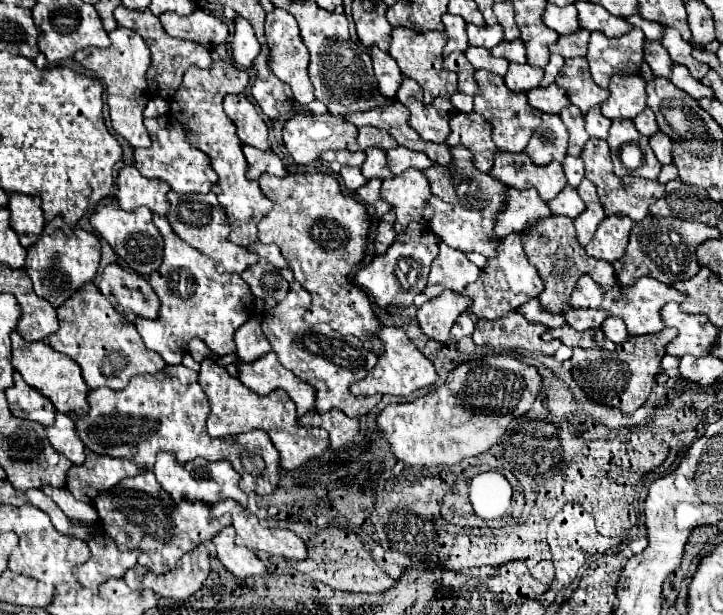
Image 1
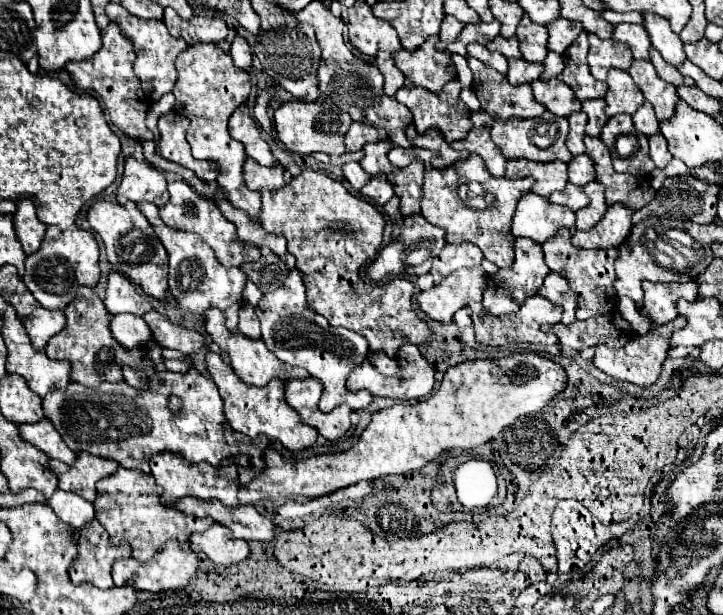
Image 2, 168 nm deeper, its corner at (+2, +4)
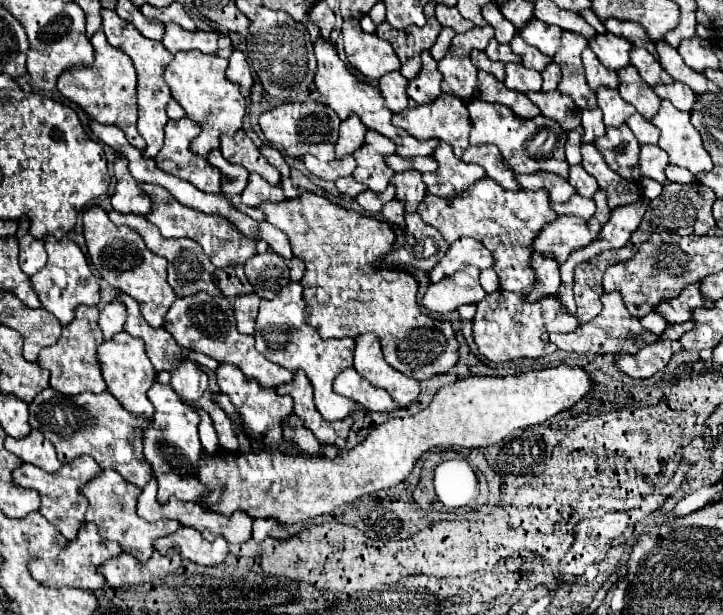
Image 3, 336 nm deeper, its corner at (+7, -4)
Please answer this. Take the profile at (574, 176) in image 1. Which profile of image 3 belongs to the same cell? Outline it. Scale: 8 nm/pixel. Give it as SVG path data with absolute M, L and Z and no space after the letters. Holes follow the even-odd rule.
M571 166L567 180L569 180L571 186L575 186L577 194L585 196L585 198L591 198L597 192L597 188L599 188L597 180L589 172L585 172L583 166Z

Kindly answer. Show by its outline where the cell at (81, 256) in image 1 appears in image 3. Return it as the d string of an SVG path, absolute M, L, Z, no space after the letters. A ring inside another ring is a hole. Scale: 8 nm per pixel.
M45 238L45 248L49 254L49 260L47 260L45 268L41 272L33 274L29 280L31 280L35 294L39 294L39 298L41 298L41 306L45 310L49 310L51 314L55 314L57 320L65 326L73 320L73 310L79 304L93 306L99 302L99 284L97 284L97 278L91 274L87 256L81 252L81 248L73 240Z

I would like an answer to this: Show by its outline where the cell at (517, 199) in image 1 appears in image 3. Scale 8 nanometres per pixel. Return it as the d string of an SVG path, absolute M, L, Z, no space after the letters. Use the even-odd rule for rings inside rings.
M559 216L539 230L539 236L533 238L533 250L551 256L559 264L567 260L567 256L581 246L587 246L599 238L597 234L589 234L587 222L577 216Z

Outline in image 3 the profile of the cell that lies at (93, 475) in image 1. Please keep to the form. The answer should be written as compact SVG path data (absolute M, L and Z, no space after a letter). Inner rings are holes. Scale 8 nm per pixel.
M81 456L69 464L63 464L63 468L59 472L53 472L53 474L49 474L49 472L45 472L33 464L23 464L21 468L17 468L13 472L13 482L21 488L35 488L41 494L39 512L51 524L55 524L67 540L73 540L73 536L77 534L77 530L85 522L85 510L89 504L89 502L85 502L85 496L81 494L81 486L85 486L85 482L93 480L95 474L99 474L99 472L101 472L101 468L97 466L97 462L93 462L93 458Z

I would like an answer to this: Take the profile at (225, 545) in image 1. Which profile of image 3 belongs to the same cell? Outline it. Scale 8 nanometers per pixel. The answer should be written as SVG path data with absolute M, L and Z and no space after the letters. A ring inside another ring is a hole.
M185 526L179 528L175 534L169 534L155 542L155 548L161 552L175 546L181 548L183 558L189 558L191 562L197 562L203 566L217 566L229 554L229 544L225 542L225 538L217 538L215 542L209 542L197 530L185 528Z

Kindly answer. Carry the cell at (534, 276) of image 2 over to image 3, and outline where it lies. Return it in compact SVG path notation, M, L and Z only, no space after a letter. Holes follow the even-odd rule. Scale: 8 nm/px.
M531 254L531 270L535 272L533 290L525 296L525 302L535 302L537 298L551 296L557 292L559 280L559 264L541 254Z

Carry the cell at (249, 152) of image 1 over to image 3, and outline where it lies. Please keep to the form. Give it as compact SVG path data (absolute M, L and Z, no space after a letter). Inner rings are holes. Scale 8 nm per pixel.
M249 174L249 182L243 190L243 204L245 206L259 206L261 202L281 202L285 200L285 194L281 190L281 186L269 186L269 182L265 182L259 174Z

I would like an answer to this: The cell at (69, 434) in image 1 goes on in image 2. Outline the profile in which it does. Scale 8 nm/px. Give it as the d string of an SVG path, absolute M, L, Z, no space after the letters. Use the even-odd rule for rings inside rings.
M40 420L36 424L20 424L18 430L20 430L22 440L36 446L48 458L62 460L64 464L74 464L76 462L76 454L70 452L70 448L62 442L60 434L54 430L54 426L50 426L50 422Z

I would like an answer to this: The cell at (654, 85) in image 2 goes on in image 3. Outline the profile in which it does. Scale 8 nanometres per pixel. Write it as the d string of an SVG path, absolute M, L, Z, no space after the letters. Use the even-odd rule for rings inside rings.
M625 66L617 70L617 74L621 78L621 98L631 102L643 118L651 120L653 114L657 114L657 106L661 106L661 98L653 92L653 88L647 82L641 82L641 74L637 74L635 66Z

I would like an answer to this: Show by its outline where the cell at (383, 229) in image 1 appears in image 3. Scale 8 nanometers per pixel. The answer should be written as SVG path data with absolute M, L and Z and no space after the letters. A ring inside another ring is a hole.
M397 200L387 202L387 204L383 206L381 214L383 214L383 218L385 218L385 222L387 222L387 224L397 226L397 228L401 228L401 230L405 228L405 222L403 222L405 212L403 212L403 204L401 204L401 202L397 202Z

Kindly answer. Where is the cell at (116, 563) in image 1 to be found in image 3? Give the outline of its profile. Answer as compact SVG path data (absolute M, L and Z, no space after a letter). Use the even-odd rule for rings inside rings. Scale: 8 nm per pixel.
M85 522L77 534L77 538L73 542L69 542L65 546L65 550L61 550L59 558L51 564L41 564L41 558L39 560L31 560L29 564L29 570L33 574L33 578L37 578L43 586L47 588L63 588L63 586L71 586L71 588L83 588L83 590L91 590L91 592L97 592L101 590L107 582L105 582L105 576L99 574L99 568L101 564L105 564L107 560L111 558L117 558L117 554L121 554L121 546L117 542L109 542L109 540L103 540L99 534L97 534L97 526L93 526L93 522Z

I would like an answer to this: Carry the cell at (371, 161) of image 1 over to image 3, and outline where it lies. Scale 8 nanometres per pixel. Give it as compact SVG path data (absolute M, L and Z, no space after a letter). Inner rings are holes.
M369 130L365 136L365 144L353 154L357 160L353 178L357 182L363 182L373 192L383 192L395 174L385 164L385 156L393 152L395 152L395 144L389 138L381 136L375 130Z

